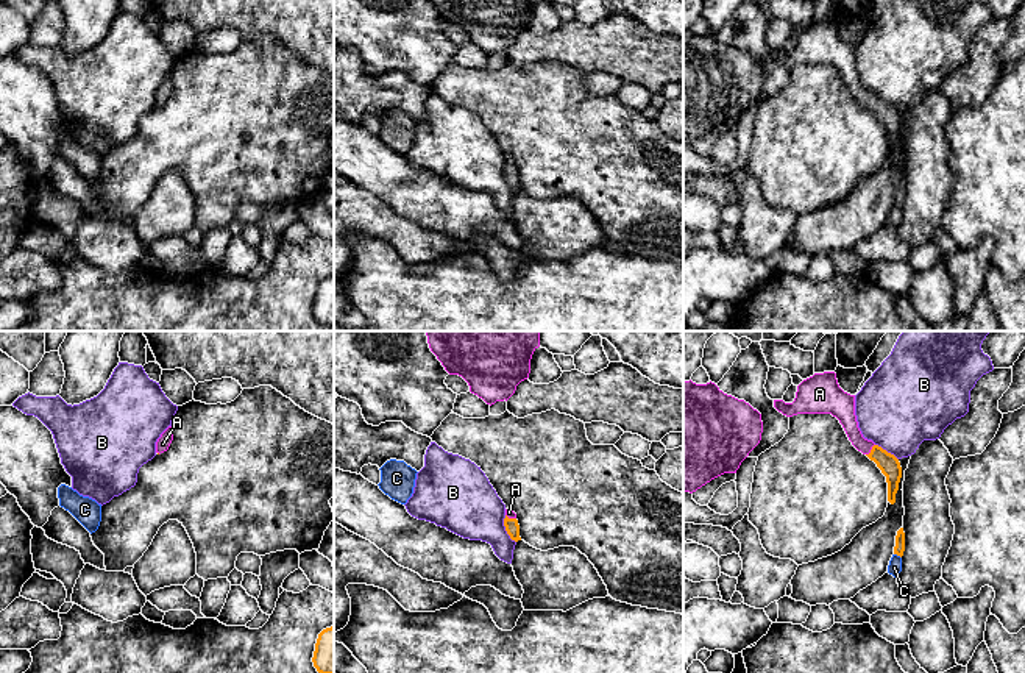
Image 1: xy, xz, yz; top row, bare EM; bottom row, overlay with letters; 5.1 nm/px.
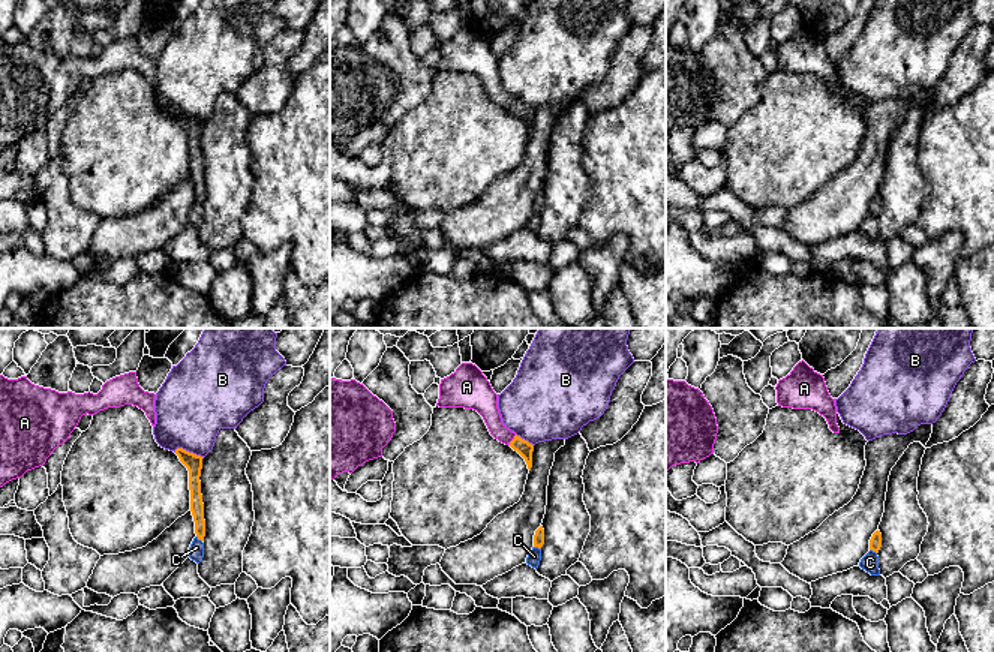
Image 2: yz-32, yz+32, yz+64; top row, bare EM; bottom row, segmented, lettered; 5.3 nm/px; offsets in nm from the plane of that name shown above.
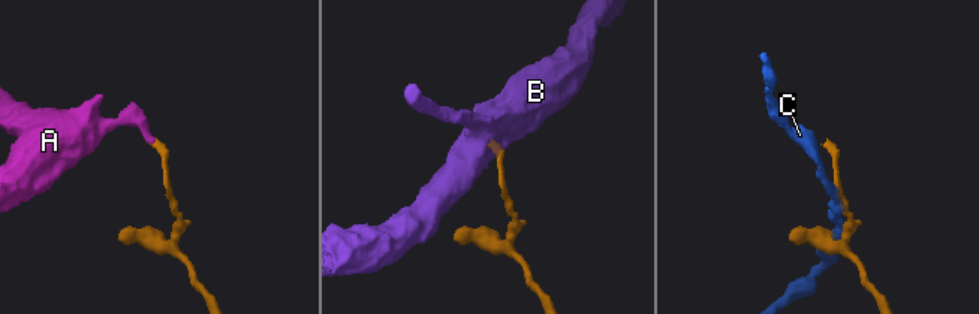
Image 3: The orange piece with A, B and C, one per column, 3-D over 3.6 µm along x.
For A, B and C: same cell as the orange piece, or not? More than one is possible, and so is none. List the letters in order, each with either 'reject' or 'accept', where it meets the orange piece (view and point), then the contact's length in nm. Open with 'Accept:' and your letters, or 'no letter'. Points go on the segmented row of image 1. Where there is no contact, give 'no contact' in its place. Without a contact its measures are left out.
Accept: A
A: accept; contact yz (871, 450); length 80 nm
B: reject; contact xz (506, 530); length 160 nm
C: reject; contact yz (897, 555); length 50 nm

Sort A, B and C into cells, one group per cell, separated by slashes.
A / B / C

